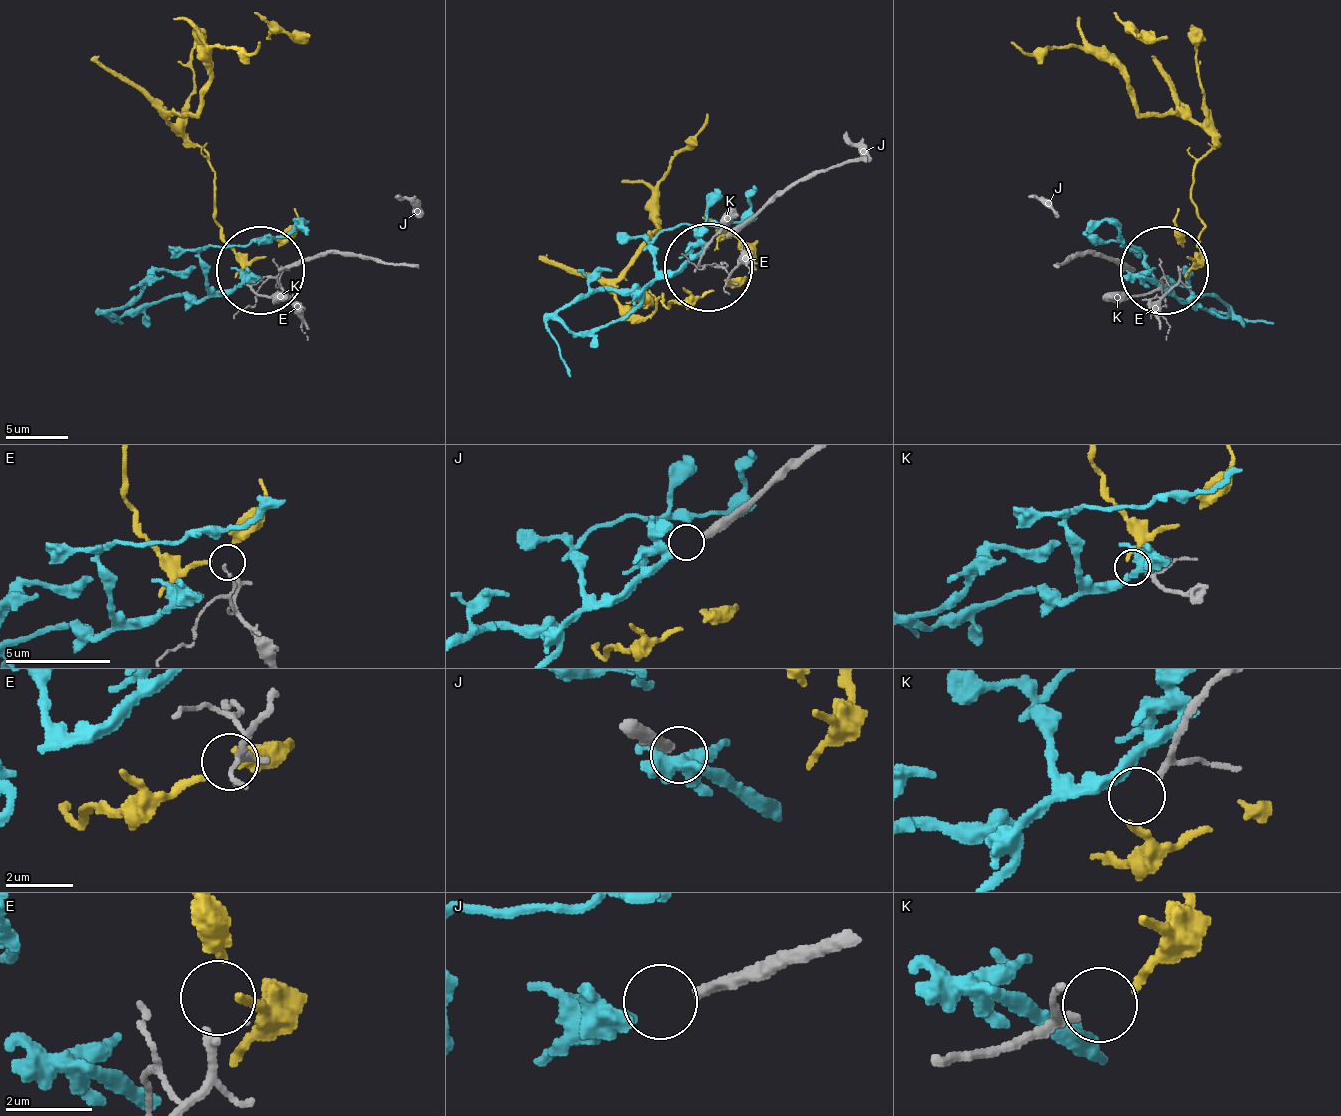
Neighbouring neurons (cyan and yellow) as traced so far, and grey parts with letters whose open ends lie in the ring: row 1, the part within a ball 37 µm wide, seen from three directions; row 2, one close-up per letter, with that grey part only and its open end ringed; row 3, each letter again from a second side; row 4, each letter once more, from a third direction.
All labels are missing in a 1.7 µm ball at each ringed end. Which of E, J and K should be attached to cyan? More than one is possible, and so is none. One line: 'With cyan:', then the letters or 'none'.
With cyan: J

